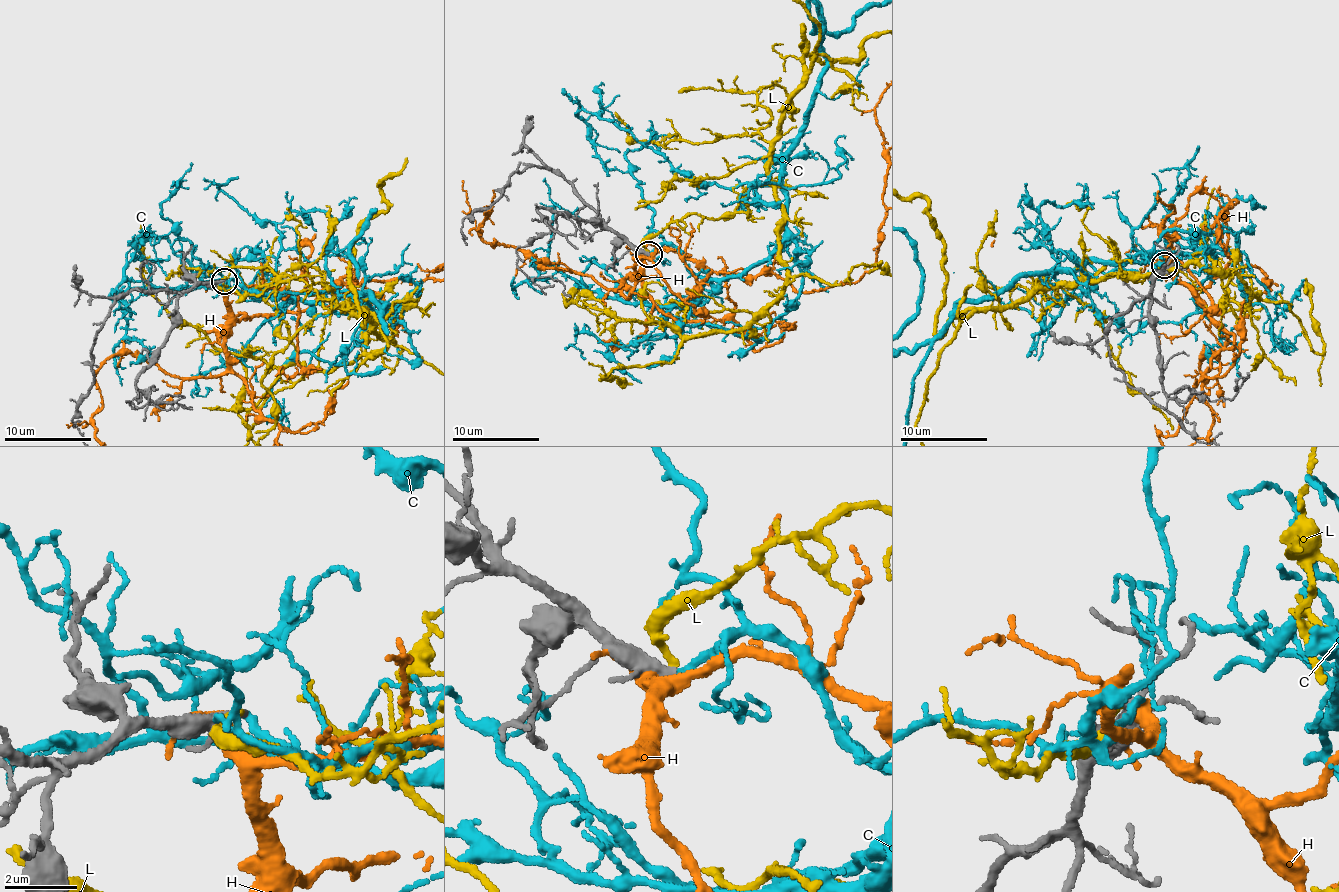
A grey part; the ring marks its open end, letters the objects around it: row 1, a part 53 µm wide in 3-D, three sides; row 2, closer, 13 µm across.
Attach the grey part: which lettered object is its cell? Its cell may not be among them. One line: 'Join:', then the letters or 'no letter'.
Join: no letter

